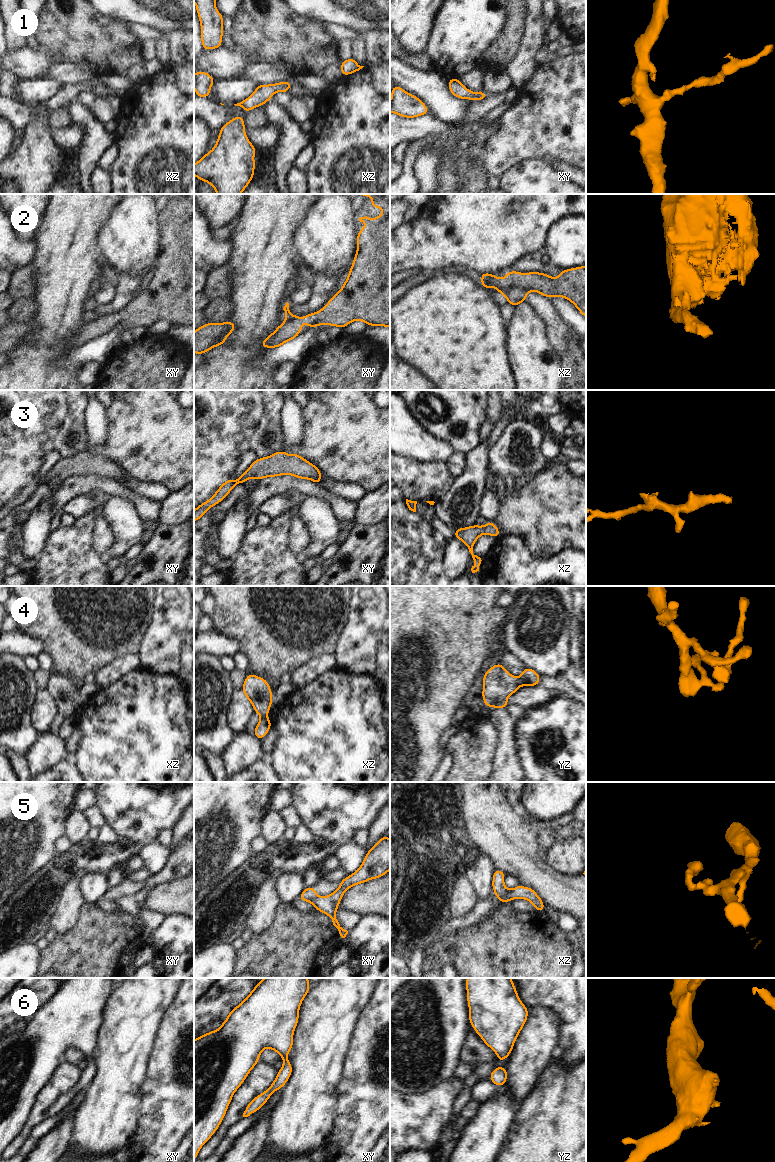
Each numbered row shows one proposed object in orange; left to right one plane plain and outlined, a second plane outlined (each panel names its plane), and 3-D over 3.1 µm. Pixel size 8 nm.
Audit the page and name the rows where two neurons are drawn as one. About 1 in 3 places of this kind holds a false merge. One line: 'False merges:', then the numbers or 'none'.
False merges: 4, 5

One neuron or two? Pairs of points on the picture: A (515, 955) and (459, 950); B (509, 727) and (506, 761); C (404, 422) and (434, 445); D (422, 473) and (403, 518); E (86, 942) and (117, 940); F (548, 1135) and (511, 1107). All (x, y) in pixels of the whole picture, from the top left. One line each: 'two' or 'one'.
A: one
B: one
C: one
D: two
E: one
F: two

